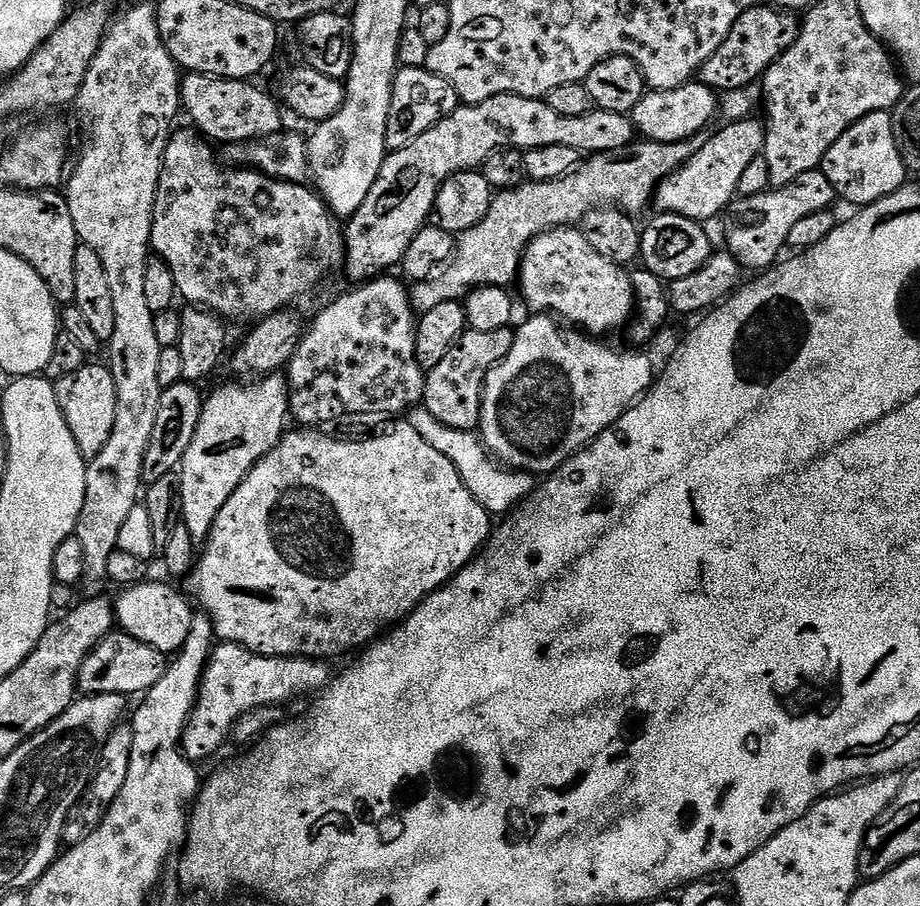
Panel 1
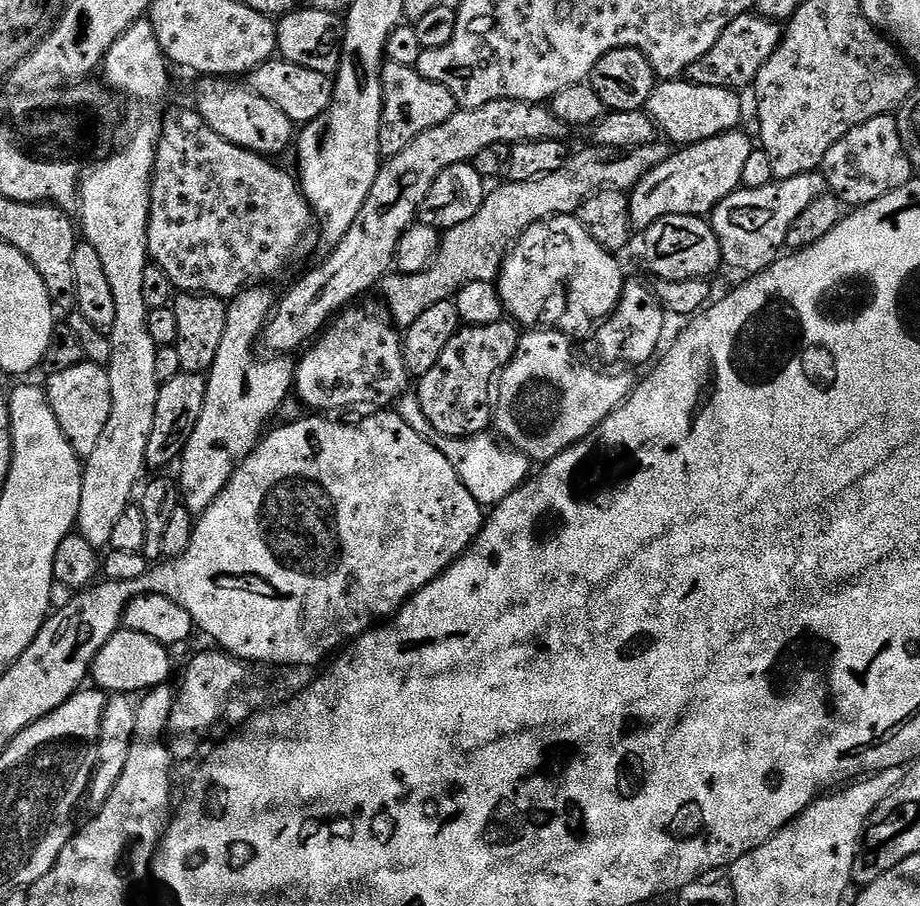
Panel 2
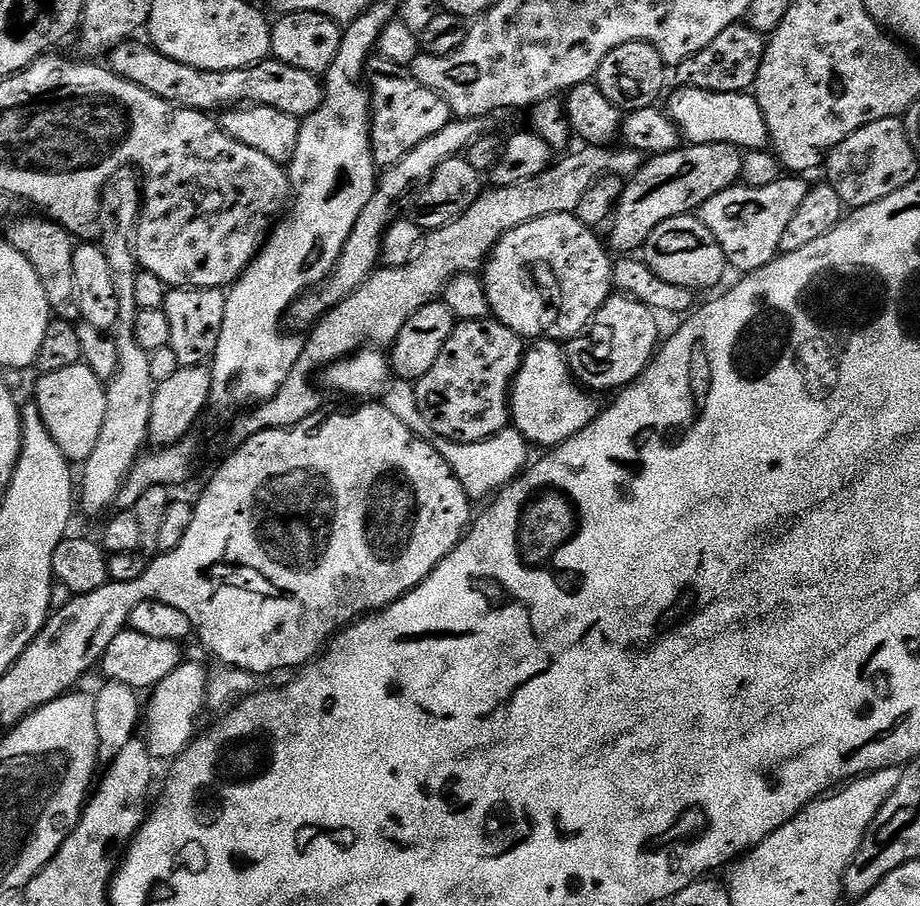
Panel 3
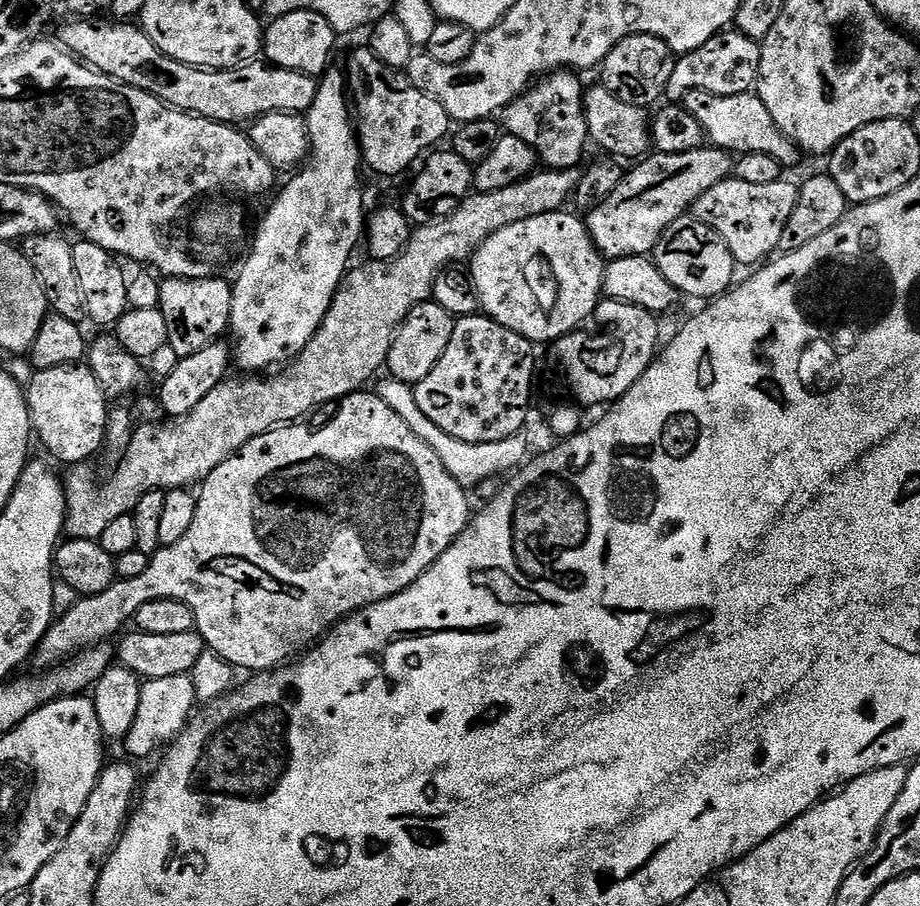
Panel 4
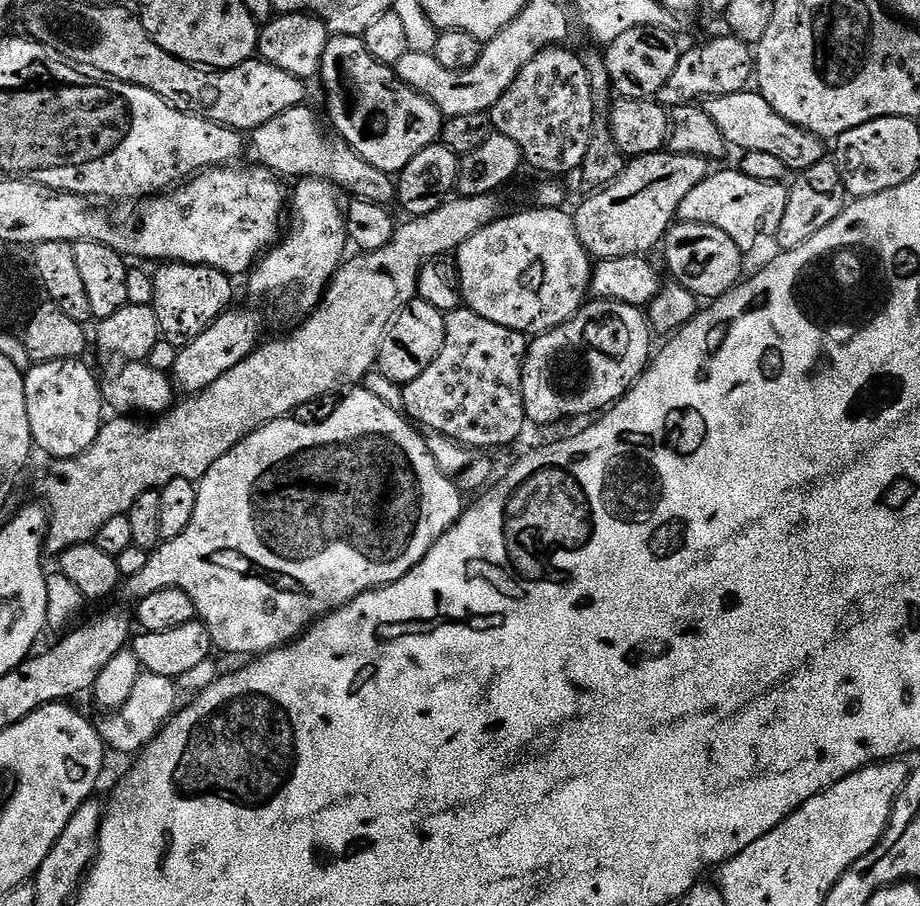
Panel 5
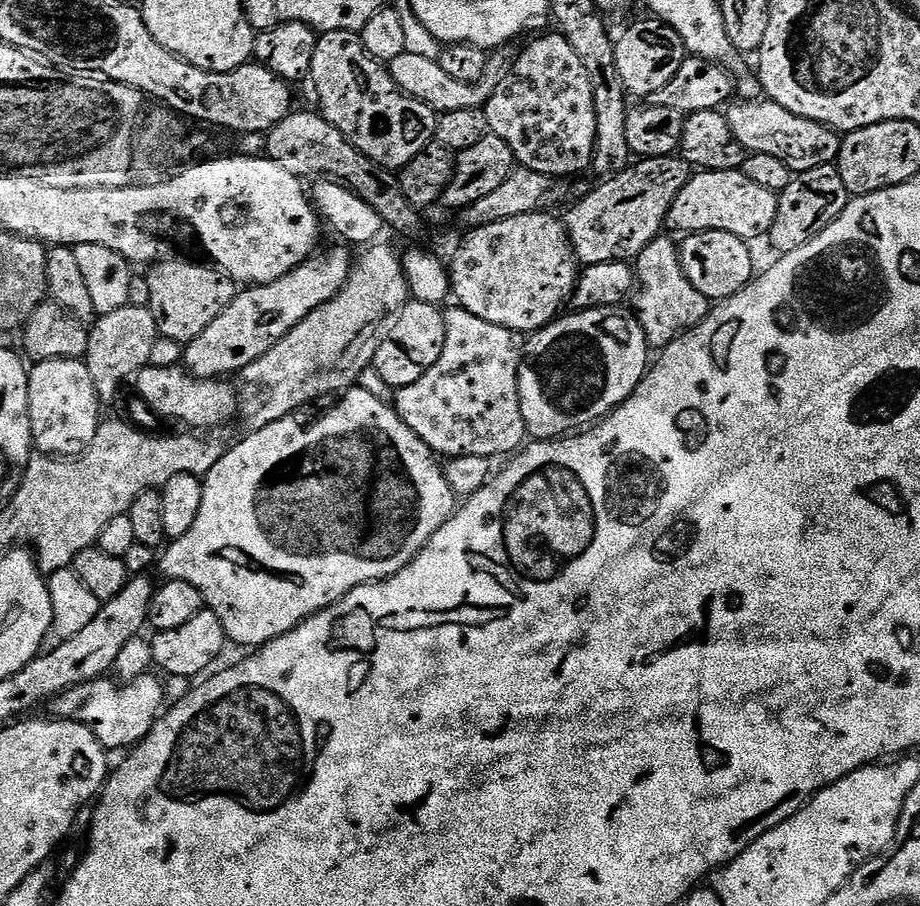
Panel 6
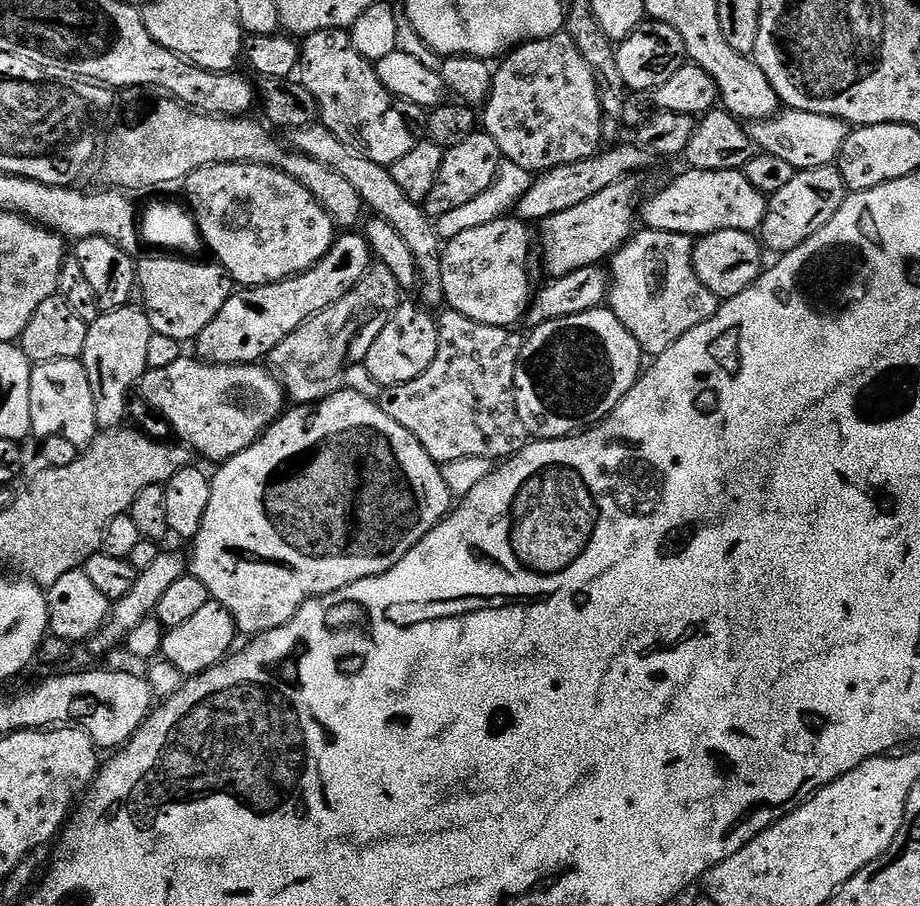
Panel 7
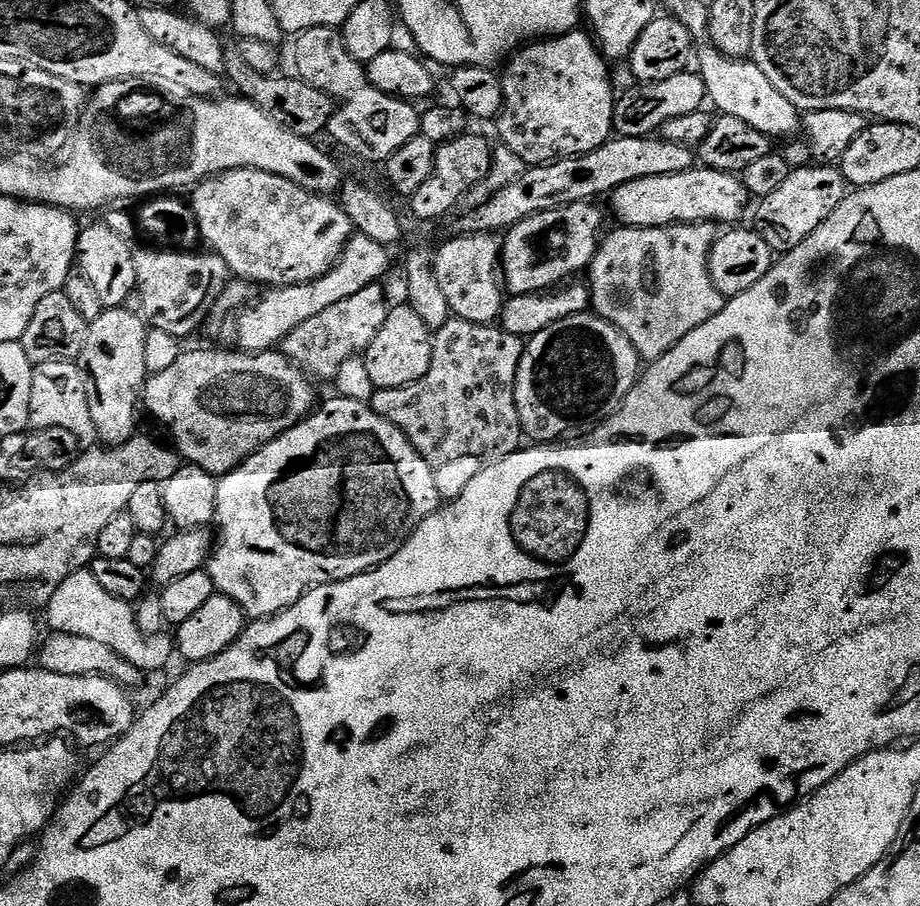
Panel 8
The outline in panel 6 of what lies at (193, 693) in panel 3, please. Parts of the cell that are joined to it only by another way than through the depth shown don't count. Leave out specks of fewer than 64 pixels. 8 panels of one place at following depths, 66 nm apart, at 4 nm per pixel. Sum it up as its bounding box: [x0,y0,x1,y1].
[51,674,166,750]

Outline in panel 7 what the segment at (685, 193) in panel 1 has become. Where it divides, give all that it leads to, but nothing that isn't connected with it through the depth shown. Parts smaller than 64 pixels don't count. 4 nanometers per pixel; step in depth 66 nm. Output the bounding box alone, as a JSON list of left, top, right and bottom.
[538,178,641,277]

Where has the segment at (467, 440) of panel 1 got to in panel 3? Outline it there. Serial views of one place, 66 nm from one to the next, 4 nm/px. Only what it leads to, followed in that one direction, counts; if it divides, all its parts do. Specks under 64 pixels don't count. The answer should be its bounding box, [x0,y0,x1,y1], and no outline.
[382,379,529,502]

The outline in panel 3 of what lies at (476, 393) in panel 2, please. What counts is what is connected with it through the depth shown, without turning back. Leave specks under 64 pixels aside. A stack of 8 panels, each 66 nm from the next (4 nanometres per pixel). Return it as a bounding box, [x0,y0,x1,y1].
[415,318,525,444]

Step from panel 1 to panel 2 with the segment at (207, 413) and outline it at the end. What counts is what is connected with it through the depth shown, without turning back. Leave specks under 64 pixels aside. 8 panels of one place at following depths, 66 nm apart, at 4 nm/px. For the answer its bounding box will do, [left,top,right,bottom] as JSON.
[178,286,296,514]

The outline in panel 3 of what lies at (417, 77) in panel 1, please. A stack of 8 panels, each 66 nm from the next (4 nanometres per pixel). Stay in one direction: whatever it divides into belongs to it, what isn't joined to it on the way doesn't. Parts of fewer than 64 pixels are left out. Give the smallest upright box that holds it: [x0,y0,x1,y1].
[366,58,453,169]

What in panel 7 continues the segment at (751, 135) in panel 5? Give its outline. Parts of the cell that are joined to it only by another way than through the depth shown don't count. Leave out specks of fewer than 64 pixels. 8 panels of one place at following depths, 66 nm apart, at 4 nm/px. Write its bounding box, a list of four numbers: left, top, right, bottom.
[750,110,850,172]

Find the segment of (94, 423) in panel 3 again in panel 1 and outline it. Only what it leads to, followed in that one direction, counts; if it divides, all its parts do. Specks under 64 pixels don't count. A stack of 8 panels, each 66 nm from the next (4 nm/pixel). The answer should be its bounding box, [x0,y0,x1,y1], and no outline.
[55,363,116,461]

